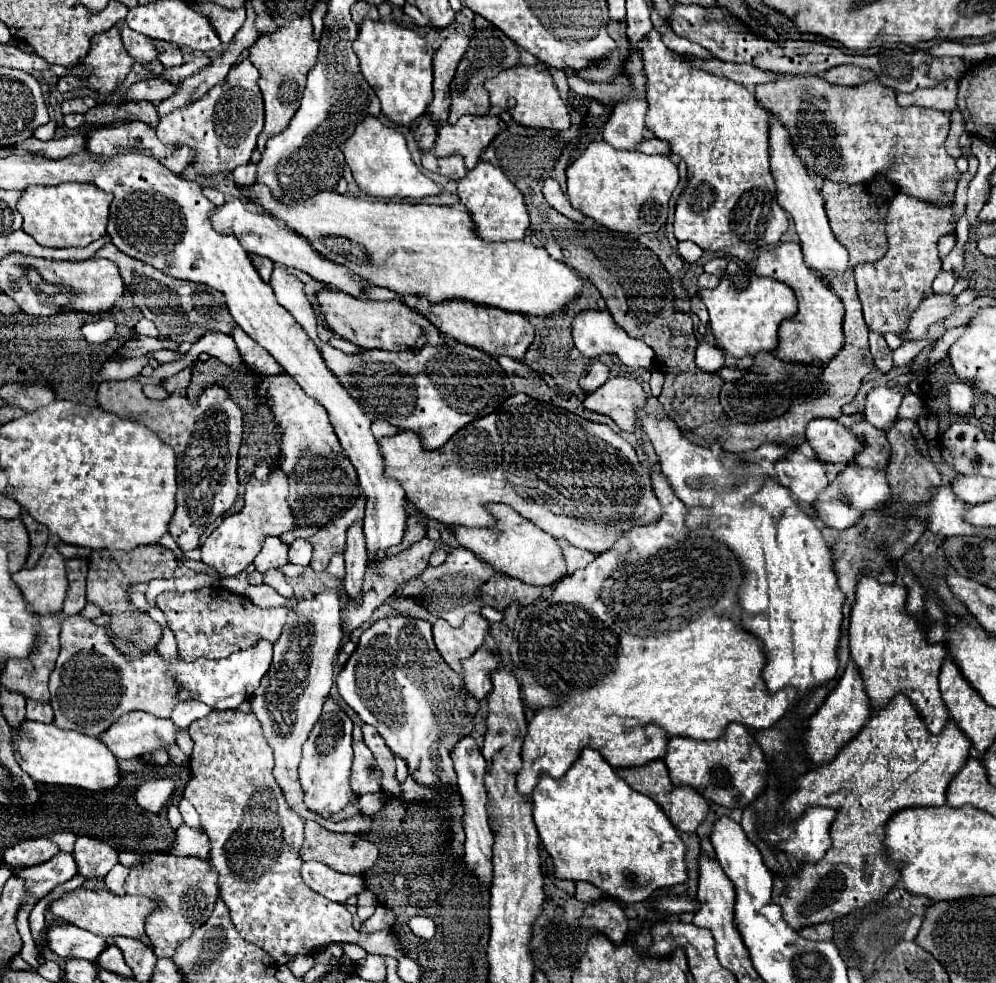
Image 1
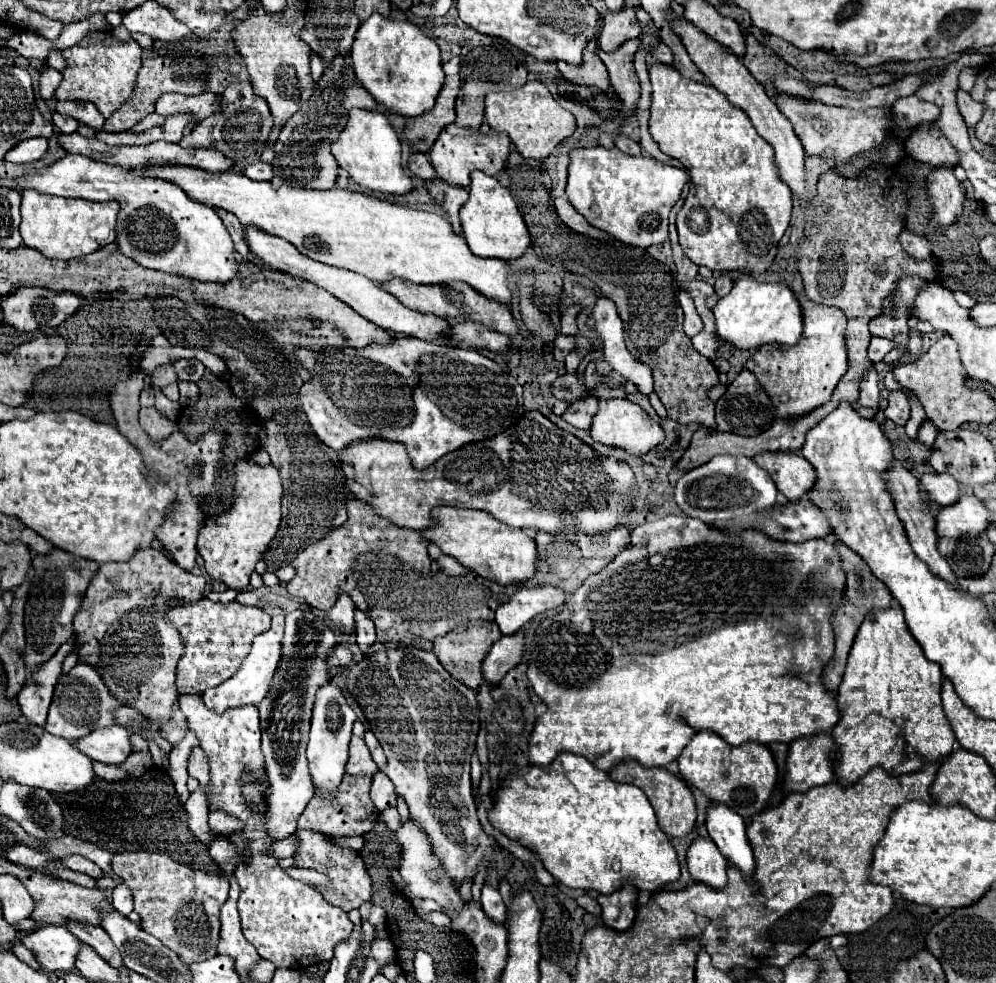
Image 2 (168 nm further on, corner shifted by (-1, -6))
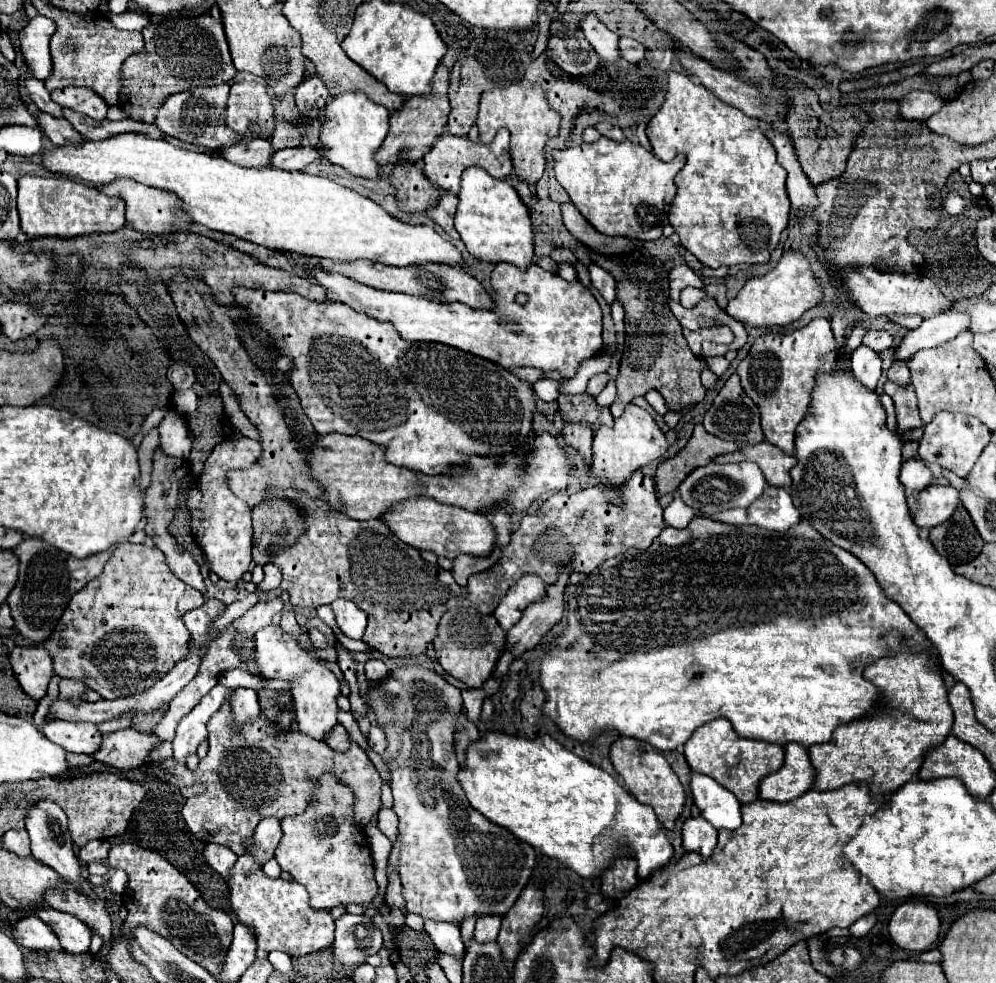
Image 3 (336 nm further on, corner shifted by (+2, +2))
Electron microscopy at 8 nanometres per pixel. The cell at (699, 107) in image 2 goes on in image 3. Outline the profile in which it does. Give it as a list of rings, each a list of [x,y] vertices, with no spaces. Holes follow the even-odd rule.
[[[669,73],[665,103],[649,121],[647,137],[657,159],[671,161],[677,153],[687,157],[687,165],[675,177],[677,193],[669,209],[669,223],[679,235],[679,243],[703,265],[713,269],[721,265],[767,263],[769,253],[777,247],[779,237],[789,223],[791,207],[785,191],[787,171],[777,163],[777,153],[761,131],[761,121],[751,119],[737,107],[723,103],[703,85],[693,83],[687,75]]]

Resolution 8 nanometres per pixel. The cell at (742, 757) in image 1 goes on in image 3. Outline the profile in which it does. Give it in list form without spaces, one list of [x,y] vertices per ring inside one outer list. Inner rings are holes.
[[[715,719],[705,725],[701,725],[691,739],[685,743],[685,757],[687,763],[693,771],[699,771],[703,775],[713,777],[717,783],[721,783],[725,789],[729,789],[741,803],[751,803],[757,799],[757,787],[759,781],[769,775],[779,771],[783,765],[783,747],[777,743],[767,743],[767,741],[753,741],[739,737],[731,723],[727,719]]]

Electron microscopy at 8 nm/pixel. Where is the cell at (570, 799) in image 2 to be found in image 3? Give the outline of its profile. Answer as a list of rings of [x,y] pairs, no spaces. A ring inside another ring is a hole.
[[[487,731],[481,739],[467,747],[465,765],[459,769],[457,779],[465,791],[469,805],[483,817],[497,825],[503,825],[513,835],[533,845],[547,857],[559,859],[581,877],[601,875],[619,855],[621,845],[633,849],[639,867],[637,875],[641,879],[647,879],[655,869],[665,867],[673,857],[673,847],[649,805],[641,805],[609,773],[563,749],[549,735],[525,739],[507,735],[503,731]]]

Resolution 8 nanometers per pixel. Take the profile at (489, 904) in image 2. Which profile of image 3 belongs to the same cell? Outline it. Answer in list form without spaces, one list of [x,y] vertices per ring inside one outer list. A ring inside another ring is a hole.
[[[495,915],[479,917],[477,925],[475,925],[475,939],[477,939],[477,943],[495,941],[497,933],[499,933],[499,925],[501,925],[501,917],[495,917]]]

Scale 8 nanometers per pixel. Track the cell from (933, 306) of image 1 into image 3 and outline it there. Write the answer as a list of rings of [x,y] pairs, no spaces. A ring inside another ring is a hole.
[[[867,331],[863,335],[863,345],[871,347],[873,351],[883,351],[883,349],[888,349],[892,347],[893,338],[886,331]]]

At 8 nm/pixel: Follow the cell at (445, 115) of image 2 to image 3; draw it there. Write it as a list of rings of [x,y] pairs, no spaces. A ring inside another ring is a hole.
[[[439,65],[435,71],[435,77],[431,81],[431,93],[423,95],[423,97],[407,99],[405,107],[391,115],[389,135],[385,137],[383,145],[375,153],[375,161],[379,163],[379,167],[389,165],[389,163],[397,165],[403,161],[419,163],[423,159],[423,155],[431,149],[435,139],[443,135],[443,129],[447,125],[447,117],[449,117],[449,109],[451,109],[449,99],[447,99],[447,87],[449,87],[449,71],[445,69],[445,65]]]

